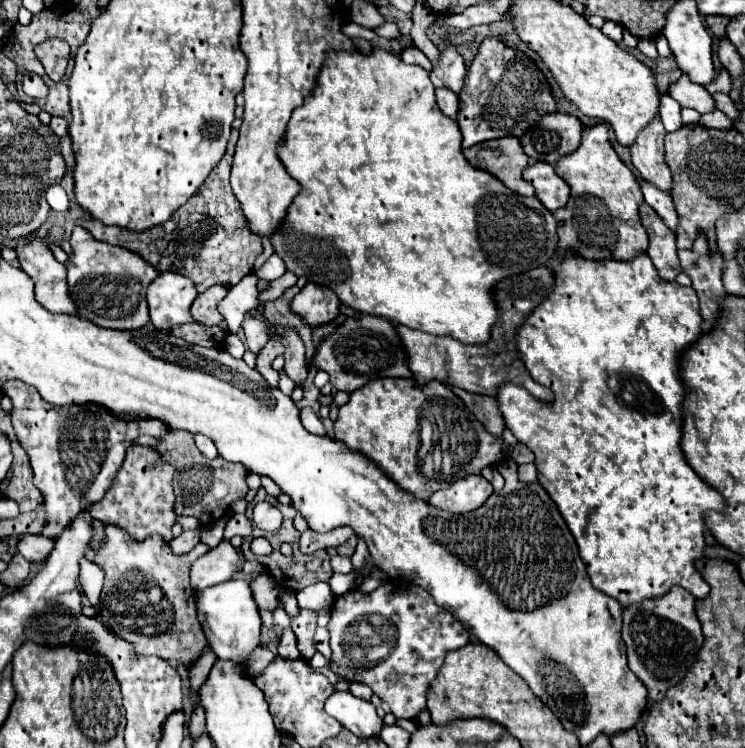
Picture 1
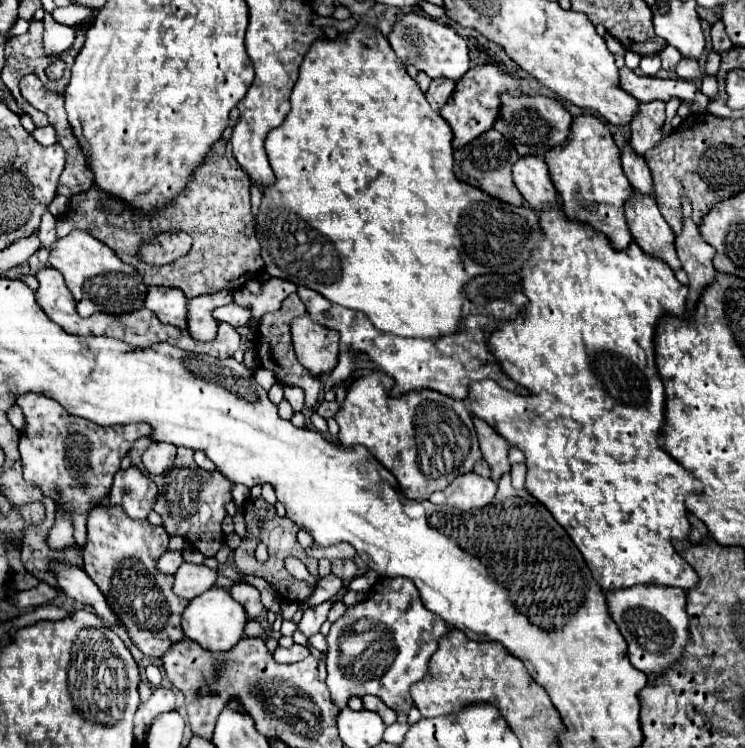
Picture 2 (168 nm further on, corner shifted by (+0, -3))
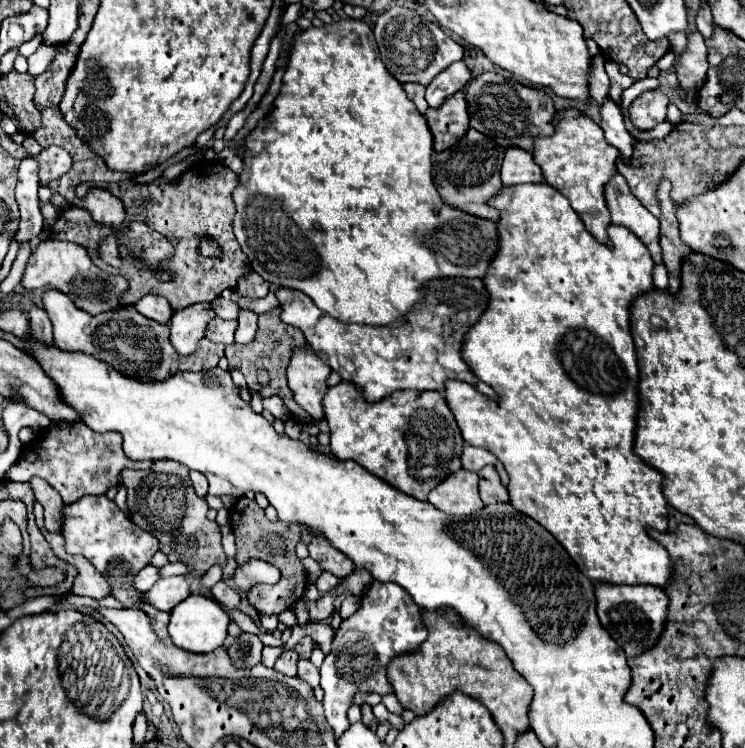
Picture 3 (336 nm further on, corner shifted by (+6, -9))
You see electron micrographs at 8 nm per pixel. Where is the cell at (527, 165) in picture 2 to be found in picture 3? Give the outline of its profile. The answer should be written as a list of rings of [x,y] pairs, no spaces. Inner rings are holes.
[[[506,148],[504,150],[504,162],[502,162],[500,172],[502,172],[504,186],[542,180],[542,170],[534,162],[532,152],[522,150],[522,148]]]

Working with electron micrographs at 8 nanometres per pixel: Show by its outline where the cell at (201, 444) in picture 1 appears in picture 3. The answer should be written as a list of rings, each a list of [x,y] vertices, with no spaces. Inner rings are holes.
[[[190,472],[190,480],[192,480],[196,496],[206,496],[206,492],[208,492],[208,480],[206,480],[206,476],[200,474],[200,472]]]

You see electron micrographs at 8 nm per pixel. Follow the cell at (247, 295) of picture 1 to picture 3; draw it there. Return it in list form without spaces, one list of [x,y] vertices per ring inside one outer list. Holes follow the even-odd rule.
[[[214,318],[206,328],[206,338],[220,344],[234,344],[234,332],[236,332],[236,320]]]

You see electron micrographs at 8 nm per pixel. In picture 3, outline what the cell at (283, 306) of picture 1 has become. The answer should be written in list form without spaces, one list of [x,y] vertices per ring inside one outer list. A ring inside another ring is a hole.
[[[280,308],[276,310],[270,310],[266,314],[260,314],[260,320],[258,320],[258,332],[256,332],[256,338],[252,340],[252,344],[236,344],[236,346],[226,346],[226,358],[228,358],[228,366],[230,370],[240,370],[248,382],[250,388],[258,390],[260,396],[280,396],[284,400],[284,404],[288,406],[290,414],[298,420],[298,422],[306,422],[306,412],[294,402],[292,398],[292,390],[288,388],[286,384],[286,366],[294,354],[296,348],[304,348],[308,346],[304,336],[294,328],[294,326],[288,326],[288,324],[282,324],[280,320]],[[258,368],[266,368],[268,374],[270,374],[270,384],[268,386],[258,386],[256,382],[256,370]]]

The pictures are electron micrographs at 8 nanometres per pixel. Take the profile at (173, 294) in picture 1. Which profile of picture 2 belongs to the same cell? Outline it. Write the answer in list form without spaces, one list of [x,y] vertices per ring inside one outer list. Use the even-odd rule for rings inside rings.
[[[150,286],[146,296],[146,308],[152,310],[162,324],[186,328],[186,304],[188,298],[178,288]]]

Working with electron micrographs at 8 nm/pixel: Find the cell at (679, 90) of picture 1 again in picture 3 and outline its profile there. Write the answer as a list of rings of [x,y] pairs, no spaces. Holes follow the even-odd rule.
[[[600,54],[592,58],[592,76],[588,78],[588,92],[598,104],[602,104],[602,100],[608,96],[608,76],[604,72],[604,58]]]

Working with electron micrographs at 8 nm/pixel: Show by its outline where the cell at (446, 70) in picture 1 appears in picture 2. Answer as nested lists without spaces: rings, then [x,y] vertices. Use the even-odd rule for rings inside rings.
[[[408,14],[388,34],[388,42],[394,48],[396,56],[406,66],[412,64],[418,70],[426,72],[430,78],[448,78],[448,80],[458,82],[468,70],[468,46],[466,46],[466,40],[456,30],[452,30],[452,28],[448,28],[448,26],[436,22],[436,20],[416,16],[416,14]]]

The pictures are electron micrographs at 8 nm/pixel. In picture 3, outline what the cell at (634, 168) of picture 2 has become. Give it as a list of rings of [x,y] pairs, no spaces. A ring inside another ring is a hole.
[[[604,100],[604,104],[600,106],[600,128],[604,130],[606,142],[618,148],[624,160],[630,160],[634,138],[628,134],[622,122],[622,112],[612,100]]]

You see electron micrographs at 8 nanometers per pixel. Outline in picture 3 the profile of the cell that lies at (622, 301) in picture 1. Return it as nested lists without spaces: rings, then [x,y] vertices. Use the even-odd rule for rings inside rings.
[[[540,182],[540,184],[520,184],[520,186],[504,186],[500,192],[488,200],[492,208],[500,212],[500,220],[496,222],[498,228],[498,252],[488,266],[488,272],[484,274],[484,286],[488,288],[490,300],[488,300],[488,310],[484,310],[484,316],[468,330],[464,336],[464,344],[460,346],[460,354],[464,356],[464,362],[468,364],[470,372],[474,372],[482,382],[494,388],[498,394],[498,402],[486,398],[484,394],[476,392],[466,382],[460,380],[448,380],[444,388],[444,398],[448,400],[448,408],[452,410],[456,424],[462,432],[462,438],[470,446],[480,446],[490,450],[506,468],[510,476],[508,492],[510,492],[510,504],[524,512],[526,516],[534,518],[540,522],[572,556],[572,560],[578,564],[580,572],[588,576],[592,582],[610,582],[610,584],[652,584],[652,586],[664,586],[672,580],[672,568],[668,560],[668,552],[664,552],[664,546],[654,542],[648,536],[646,528],[656,528],[660,532],[668,530],[668,518],[666,518],[666,498],[662,494],[662,474],[644,464],[636,454],[634,454],[634,430],[636,430],[636,414],[638,414],[638,362],[636,362],[636,352],[634,352],[634,340],[630,334],[630,306],[632,300],[638,294],[652,290],[652,268],[654,262],[650,258],[648,248],[632,236],[626,228],[608,226],[608,238],[610,244],[598,242],[590,232],[586,232],[582,220],[578,214],[572,210],[570,202],[550,184]]]

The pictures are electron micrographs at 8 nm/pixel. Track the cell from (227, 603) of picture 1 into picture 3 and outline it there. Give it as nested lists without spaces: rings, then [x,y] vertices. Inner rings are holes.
[[[190,594],[186,600],[182,600],[174,610],[172,610],[172,618],[168,624],[168,634],[172,638],[172,642],[176,646],[180,646],[182,650],[190,650],[190,652],[212,652],[216,648],[220,648],[228,636],[228,614],[220,608],[218,602],[200,596],[200,594]]]

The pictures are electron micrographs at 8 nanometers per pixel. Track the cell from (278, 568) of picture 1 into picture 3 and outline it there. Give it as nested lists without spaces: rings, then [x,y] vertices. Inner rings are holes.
[[[242,496],[236,500],[236,504],[230,508],[232,516],[230,516],[230,524],[236,536],[236,546],[238,546],[238,554],[236,554],[236,562],[244,564],[250,558],[256,560],[264,560],[274,564],[276,568],[280,568],[282,578],[278,584],[268,586],[268,584],[258,584],[250,590],[248,594],[248,604],[258,612],[258,614],[280,614],[284,610],[290,610],[302,596],[306,590],[306,574],[304,568],[300,564],[300,558],[296,556],[294,548],[300,542],[300,526],[298,524],[284,524],[280,520],[270,522],[264,516],[264,510],[250,498]]]

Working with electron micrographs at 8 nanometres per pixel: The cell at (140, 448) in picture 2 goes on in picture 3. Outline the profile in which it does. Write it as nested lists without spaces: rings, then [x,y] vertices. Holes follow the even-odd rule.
[[[156,460],[150,474],[138,476],[138,496],[134,496],[134,470],[122,472],[122,484],[128,490],[126,504],[132,522],[138,528],[146,528],[160,540],[160,552],[166,554],[168,562],[184,562],[192,576],[200,578],[210,566],[226,566],[226,554],[222,550],[220,528],[216,522],[206,518],[208,504],[204,498],[194,494],[188,478],[188,468],[172,460]],[[140,490],[144,492],[140,496]]]

